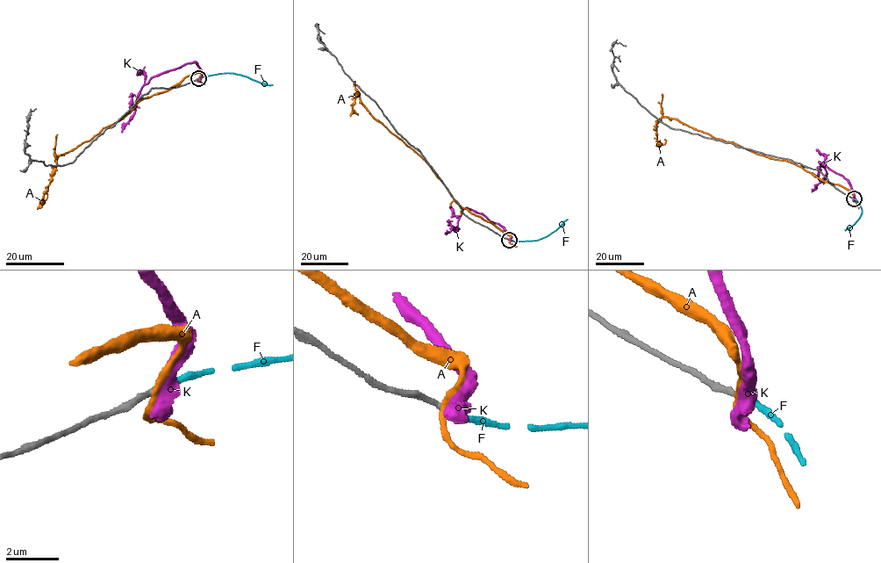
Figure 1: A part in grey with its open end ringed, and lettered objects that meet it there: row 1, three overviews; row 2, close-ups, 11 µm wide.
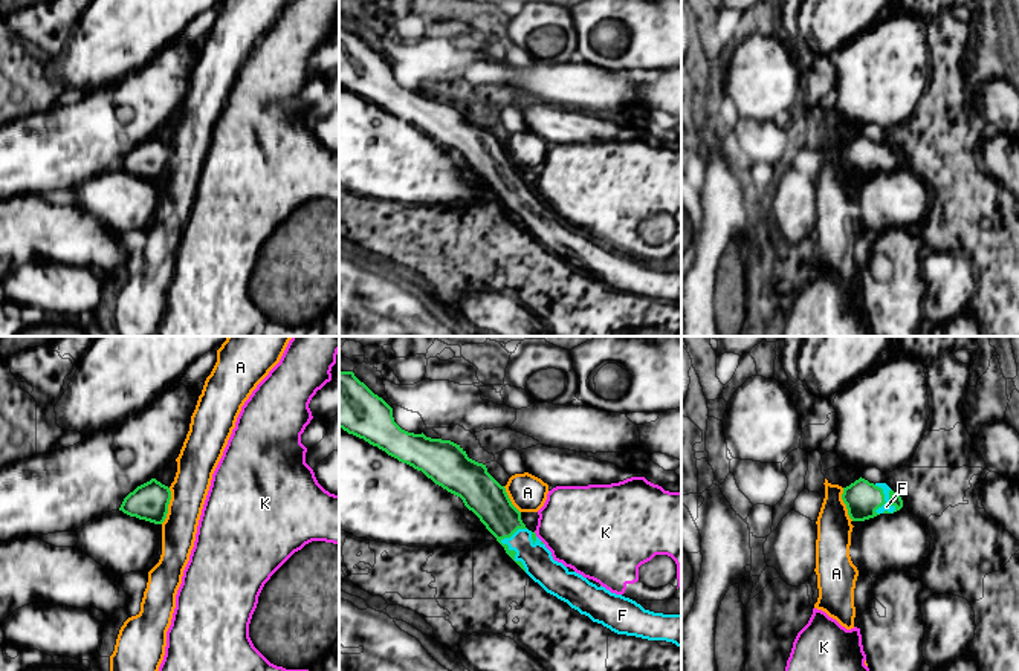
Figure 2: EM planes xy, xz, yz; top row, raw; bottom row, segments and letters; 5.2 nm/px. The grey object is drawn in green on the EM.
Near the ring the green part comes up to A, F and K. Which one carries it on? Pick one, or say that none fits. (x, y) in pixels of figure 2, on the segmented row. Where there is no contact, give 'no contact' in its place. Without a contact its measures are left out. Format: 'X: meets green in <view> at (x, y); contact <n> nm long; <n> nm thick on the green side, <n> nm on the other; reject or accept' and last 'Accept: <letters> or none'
A: meets green in xy at (167, 506); contact 200 nm long; 200 nm thick on the green side, 190 nm on the other; reject
F: meets green in yz at (883, 499); contact 180 nm long; 190 nm thick on the green side, 50 nm on the other; accept
K: meets green in xz at (535, 534); contact 30 nm long; 30 nm thick on the green side, 420 nm on the other; reject
Accept: F

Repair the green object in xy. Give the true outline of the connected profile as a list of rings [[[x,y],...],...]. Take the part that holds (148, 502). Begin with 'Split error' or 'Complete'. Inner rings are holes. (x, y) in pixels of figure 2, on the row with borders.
Complete. [[[151,478],[130,492],[119,511],[139,520],[162,524],[168,514],[170,500],[170,488]]]

